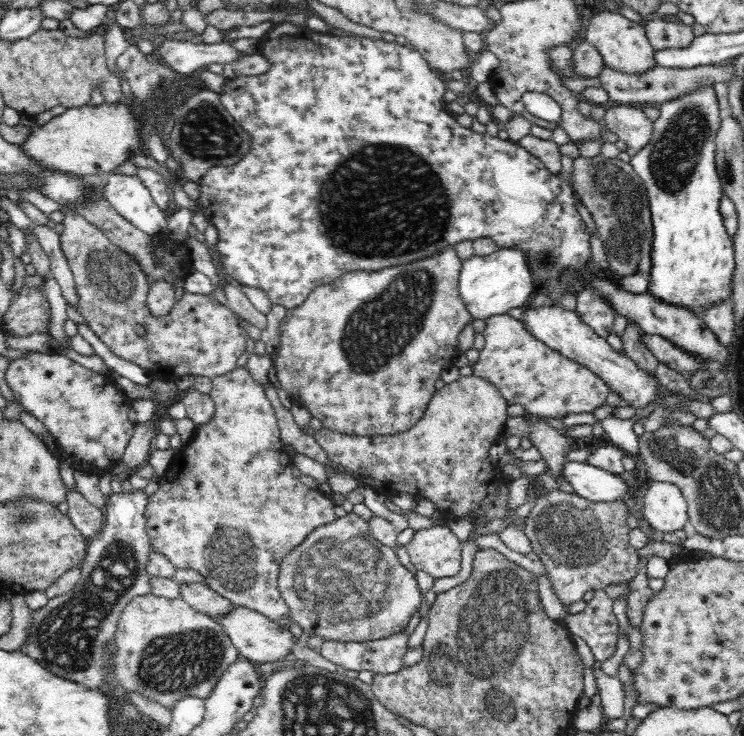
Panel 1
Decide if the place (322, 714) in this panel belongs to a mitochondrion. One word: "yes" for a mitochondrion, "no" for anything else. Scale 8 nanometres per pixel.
yes

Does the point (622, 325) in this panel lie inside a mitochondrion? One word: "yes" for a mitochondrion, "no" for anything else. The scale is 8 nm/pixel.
no

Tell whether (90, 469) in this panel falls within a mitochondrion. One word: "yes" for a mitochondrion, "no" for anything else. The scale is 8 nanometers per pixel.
no

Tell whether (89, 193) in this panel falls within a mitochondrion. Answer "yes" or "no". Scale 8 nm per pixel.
no

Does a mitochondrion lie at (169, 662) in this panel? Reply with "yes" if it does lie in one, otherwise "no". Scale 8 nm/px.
yes

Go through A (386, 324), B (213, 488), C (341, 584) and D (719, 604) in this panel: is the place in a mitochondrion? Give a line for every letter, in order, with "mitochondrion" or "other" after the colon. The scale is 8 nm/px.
A: mitochondrion
B: other
C: mitochondrion
D: other

